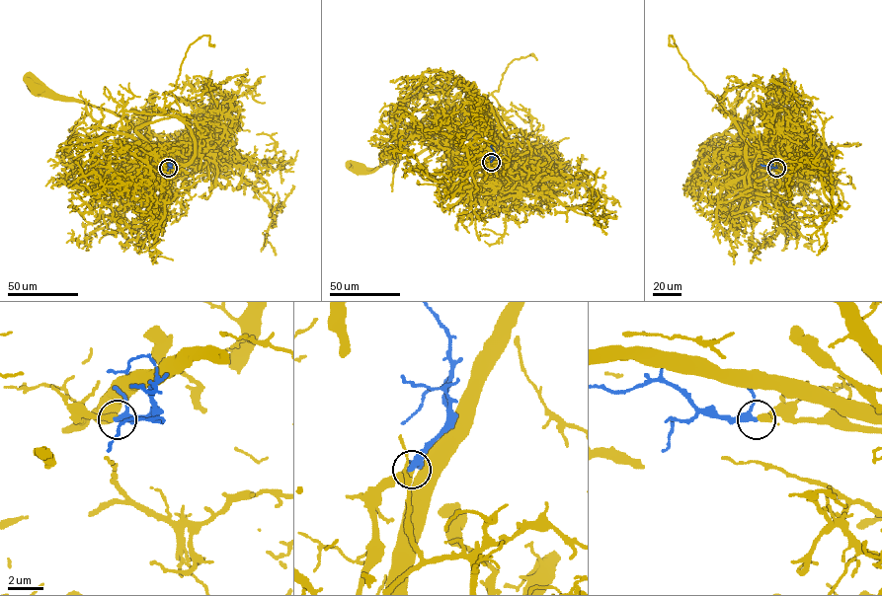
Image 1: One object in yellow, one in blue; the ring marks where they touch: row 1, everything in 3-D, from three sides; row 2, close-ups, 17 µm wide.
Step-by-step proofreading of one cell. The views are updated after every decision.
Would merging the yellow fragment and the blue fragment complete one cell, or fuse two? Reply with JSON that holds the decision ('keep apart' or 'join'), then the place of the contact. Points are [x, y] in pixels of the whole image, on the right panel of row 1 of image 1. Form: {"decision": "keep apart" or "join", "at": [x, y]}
{"decision": "join", "at": [776, 168]}

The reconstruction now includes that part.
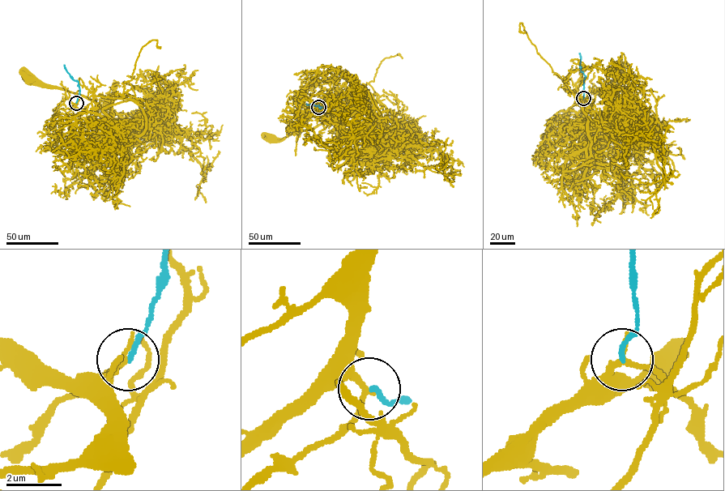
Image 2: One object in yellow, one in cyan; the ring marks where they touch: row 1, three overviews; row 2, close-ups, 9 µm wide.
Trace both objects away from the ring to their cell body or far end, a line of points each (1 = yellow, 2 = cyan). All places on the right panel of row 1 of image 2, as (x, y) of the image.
1: (583, 98), (569, 108), (582, 121), (595, 96), (621, 73), (621, 67)
2: (583, 98), (585, 78), (581, 70), (579, 53)

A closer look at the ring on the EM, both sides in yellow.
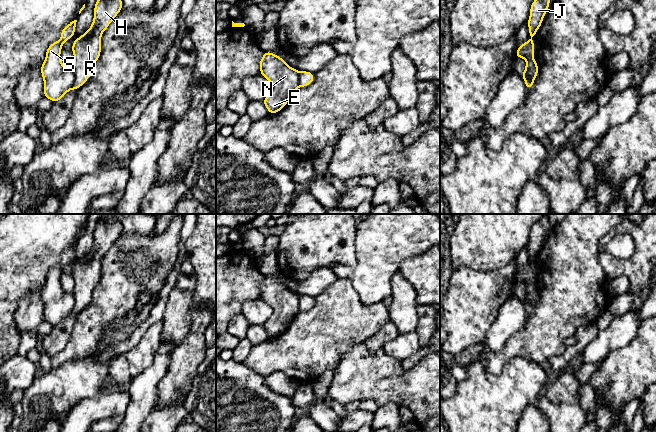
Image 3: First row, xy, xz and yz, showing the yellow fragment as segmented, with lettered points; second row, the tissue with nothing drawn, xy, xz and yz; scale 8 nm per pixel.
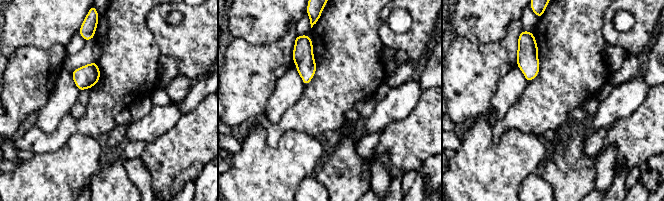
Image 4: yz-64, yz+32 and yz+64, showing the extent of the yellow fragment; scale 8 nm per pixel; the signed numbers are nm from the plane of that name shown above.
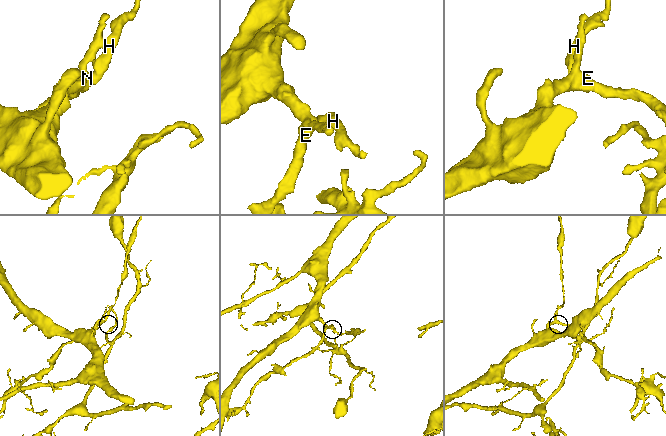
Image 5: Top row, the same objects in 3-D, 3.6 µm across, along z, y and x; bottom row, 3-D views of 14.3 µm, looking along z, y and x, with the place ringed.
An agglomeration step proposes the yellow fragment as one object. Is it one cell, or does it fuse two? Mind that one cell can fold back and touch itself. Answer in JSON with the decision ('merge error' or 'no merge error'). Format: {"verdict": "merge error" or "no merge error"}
{"verdict": "merge error"}

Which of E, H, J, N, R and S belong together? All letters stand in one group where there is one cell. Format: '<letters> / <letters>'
E J N S / H R

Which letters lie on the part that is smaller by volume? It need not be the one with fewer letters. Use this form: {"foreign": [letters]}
{"foreign": ["H", "R"]}

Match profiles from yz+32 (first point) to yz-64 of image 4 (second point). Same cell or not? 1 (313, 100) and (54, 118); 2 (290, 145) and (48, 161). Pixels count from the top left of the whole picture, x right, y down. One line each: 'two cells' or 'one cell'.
1: two cells
2: one cell

